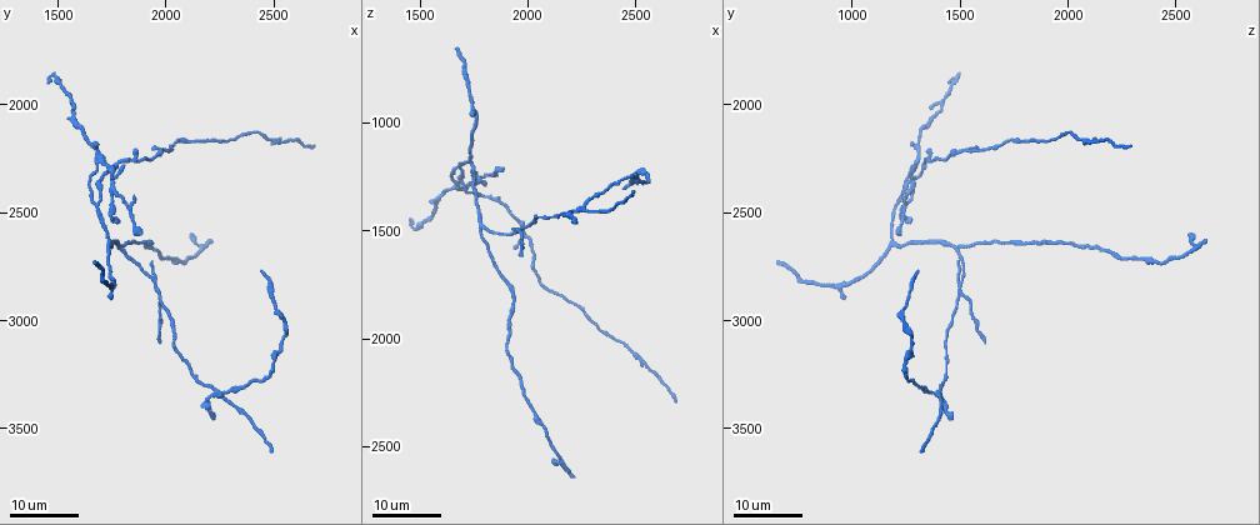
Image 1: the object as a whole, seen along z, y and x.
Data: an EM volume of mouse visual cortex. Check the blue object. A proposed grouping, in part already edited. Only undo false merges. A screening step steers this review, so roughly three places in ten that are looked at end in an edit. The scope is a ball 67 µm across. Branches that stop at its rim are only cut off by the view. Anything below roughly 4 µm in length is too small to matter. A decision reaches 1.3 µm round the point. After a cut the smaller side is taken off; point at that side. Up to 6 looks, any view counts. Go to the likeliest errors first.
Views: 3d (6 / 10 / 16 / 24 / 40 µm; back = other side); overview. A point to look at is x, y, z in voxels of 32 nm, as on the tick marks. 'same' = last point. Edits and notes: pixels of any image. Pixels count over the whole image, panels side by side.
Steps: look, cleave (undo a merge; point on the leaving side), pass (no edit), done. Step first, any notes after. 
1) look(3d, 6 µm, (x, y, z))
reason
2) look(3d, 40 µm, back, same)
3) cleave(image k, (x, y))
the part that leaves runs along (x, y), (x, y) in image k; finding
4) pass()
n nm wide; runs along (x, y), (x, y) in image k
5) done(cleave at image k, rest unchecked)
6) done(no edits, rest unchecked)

look(3d, 16 µm, (1690, 2460, 1210))
arms part here

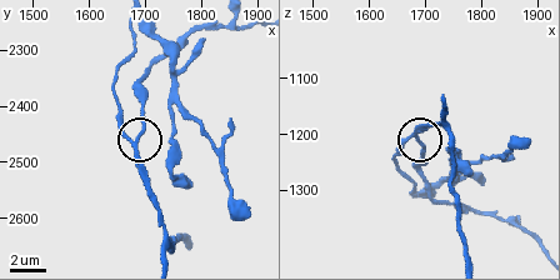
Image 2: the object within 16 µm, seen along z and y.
look(3d, 10 µm, (1675, 2455, 1200))

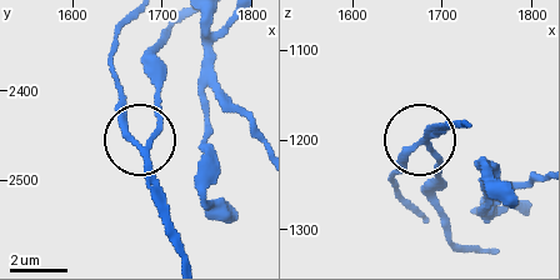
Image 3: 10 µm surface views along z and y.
cleave(image 3, (119, 101))
side arm 26 µm; the part that leaves runs along (128, 133), (114, 78), (120, 20) in image 3; a second cell is stuck on

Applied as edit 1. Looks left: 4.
look(overview)
see it whole again

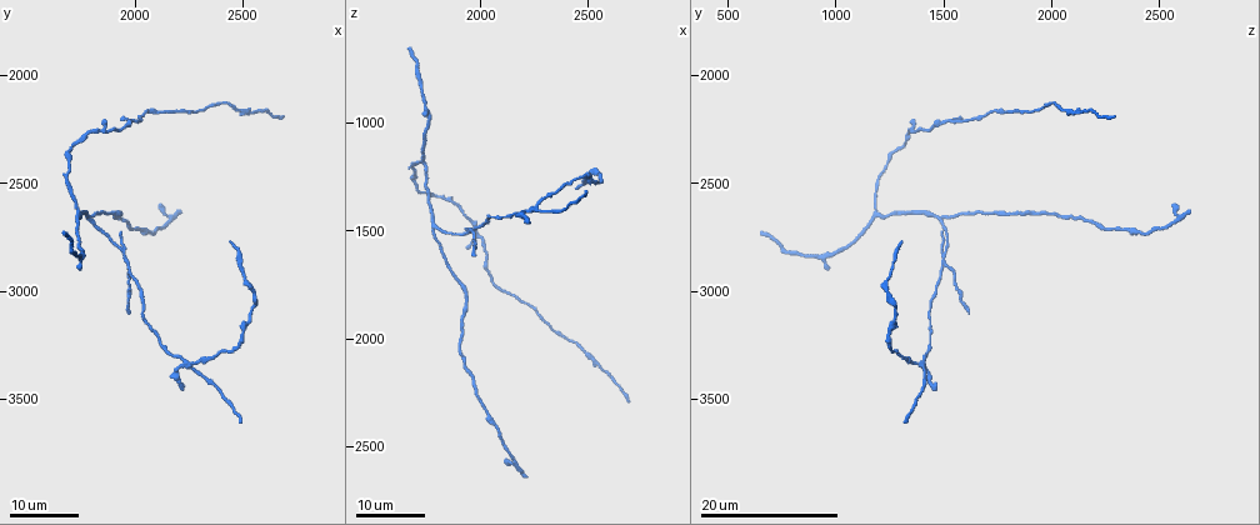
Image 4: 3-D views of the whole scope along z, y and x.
look(3d, 24 µm, (1970, 2870, 1510))
three arms meet

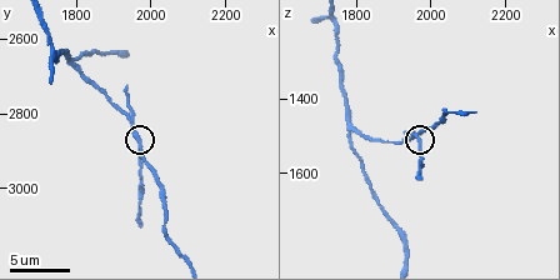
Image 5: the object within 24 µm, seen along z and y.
look(3d, 10 µm, (1970, 2880, 1490))

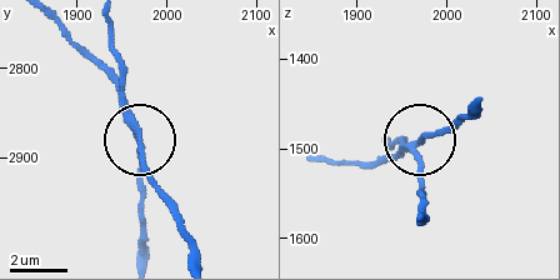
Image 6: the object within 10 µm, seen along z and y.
cleave(image 6, (418, 170))
side arm 9 µm; the part that leaves runs along (409, 143), (423, 186), (423, 215) in image 6; a second cell is stuck on

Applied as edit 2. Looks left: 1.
done(cleave at image 3, cleave at image 6, rest unchecked)

